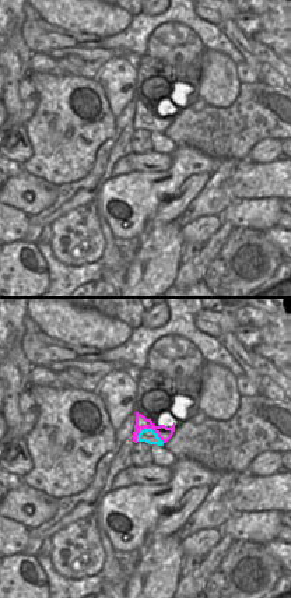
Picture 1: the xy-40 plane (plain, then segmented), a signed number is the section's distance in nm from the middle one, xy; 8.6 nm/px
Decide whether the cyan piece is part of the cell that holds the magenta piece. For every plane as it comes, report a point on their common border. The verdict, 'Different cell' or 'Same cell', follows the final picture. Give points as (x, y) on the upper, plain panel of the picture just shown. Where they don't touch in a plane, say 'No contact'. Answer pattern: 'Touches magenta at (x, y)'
Touches magenta at (150, 115).

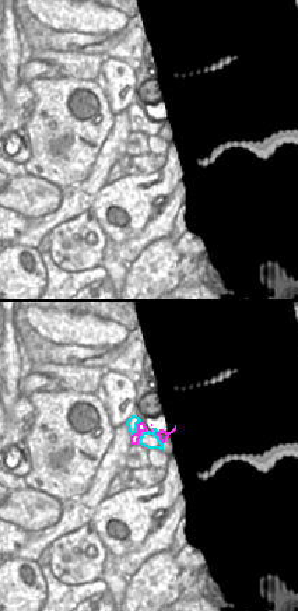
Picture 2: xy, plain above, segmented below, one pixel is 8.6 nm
Touches magenta at (151, 118).

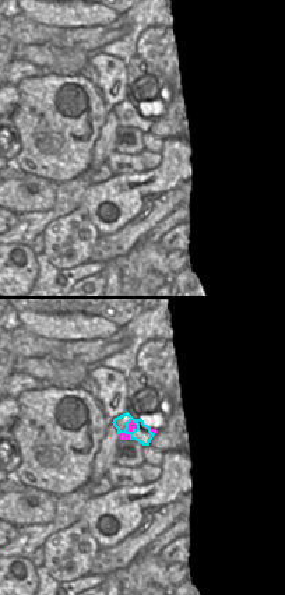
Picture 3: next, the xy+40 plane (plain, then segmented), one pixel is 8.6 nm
Touches magenta at (127, 122).

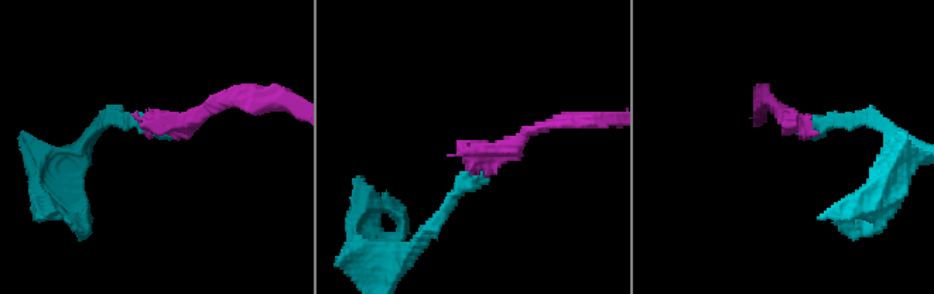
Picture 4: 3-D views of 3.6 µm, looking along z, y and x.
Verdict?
Different cell.

